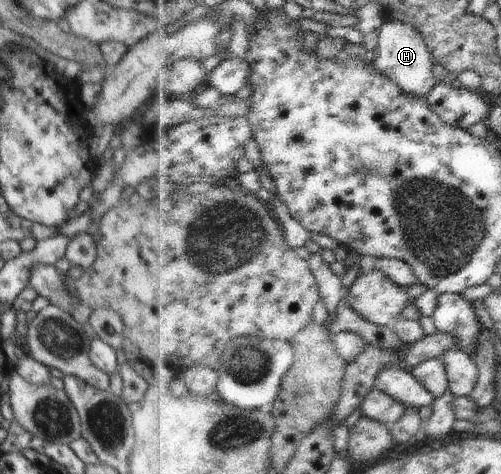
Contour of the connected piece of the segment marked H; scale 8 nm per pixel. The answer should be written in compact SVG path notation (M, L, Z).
M387 22L383 26L378 57L374 60L373 66L375 66L375 70L383 72L383 76L389 76L389 80L395 80L395 84L399 84L399 88L403 89L405 96L429 98L431 92L440 84L433 72L435 63L435 56L431 52L431 48L427 46L423 34L413 24Z

